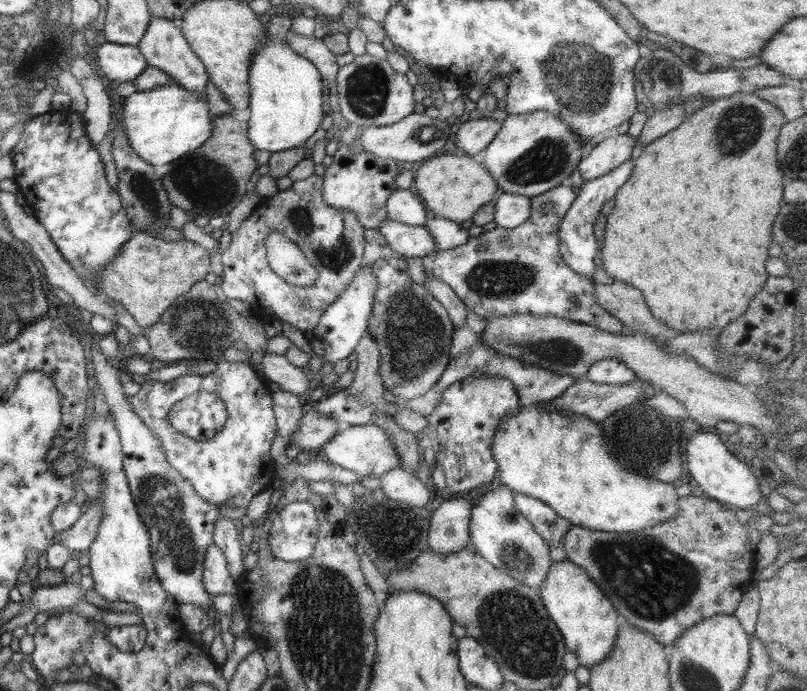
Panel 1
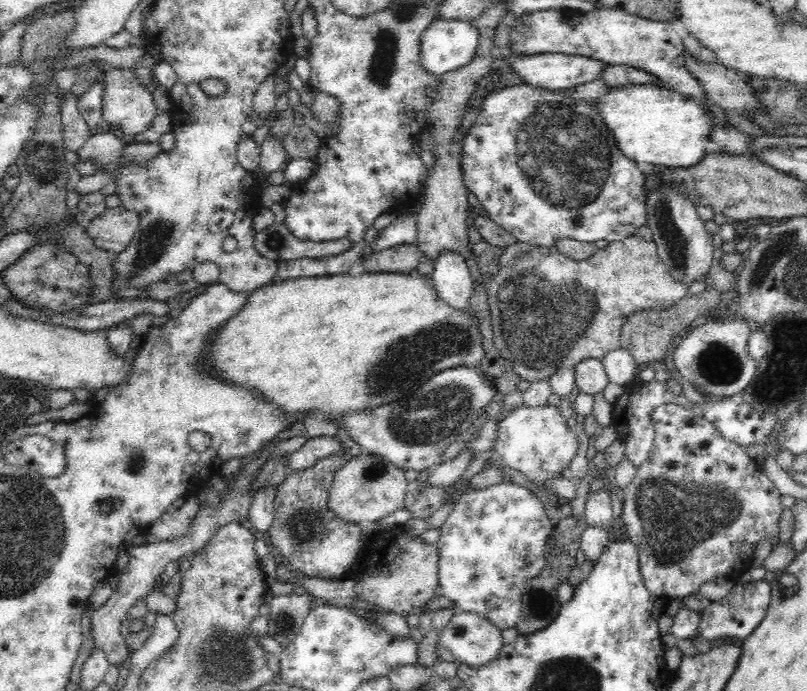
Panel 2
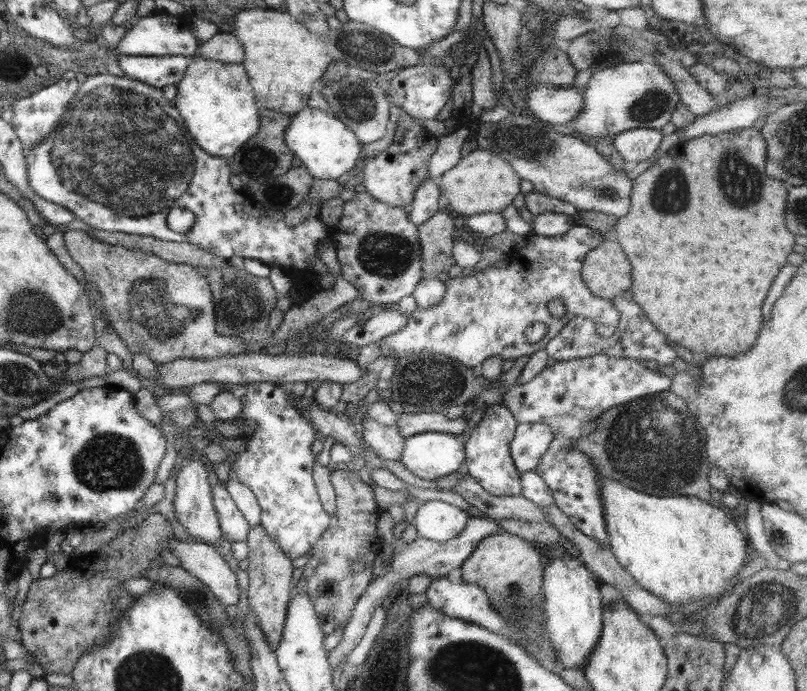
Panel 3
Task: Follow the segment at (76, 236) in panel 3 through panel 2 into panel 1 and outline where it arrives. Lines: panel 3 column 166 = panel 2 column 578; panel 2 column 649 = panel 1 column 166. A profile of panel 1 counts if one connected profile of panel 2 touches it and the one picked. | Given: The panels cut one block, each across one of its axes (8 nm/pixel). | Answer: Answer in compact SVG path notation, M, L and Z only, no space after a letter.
M135 230L115 258L99 272L95 290L102 298L122 305L139 326L145 328L156 324L180 296L187 294L196 282L205 280L210 272L211 254L198 243L186 239L165 242Z

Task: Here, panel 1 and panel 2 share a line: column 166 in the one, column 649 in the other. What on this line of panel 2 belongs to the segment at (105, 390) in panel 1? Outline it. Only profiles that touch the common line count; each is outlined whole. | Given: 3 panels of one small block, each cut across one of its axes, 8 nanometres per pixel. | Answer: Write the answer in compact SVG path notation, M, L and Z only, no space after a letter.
M668 403L663 404L663 406L660 405L653 410L651 423L655 428L655 436L651 447L650 460L636 468L634 478L622 494L624 508L619 523L623 523L623 526L625 526L629 541L634 546L637 546L640 574L646 590L656 596L682 599L684 596L698 593L700 586L704 582L710 582L714 578L727 578L734 572L744 573L751 565L752 554L754 554L754 550L756 550L760 540L773 536L778 537L778 522L784 506L781 503L780 491L774 486L768 475L761 470L760 464L748 456L743 446L724 439L722 434L716 430L716 427L700 416L700 414L696 414L679 404Z

